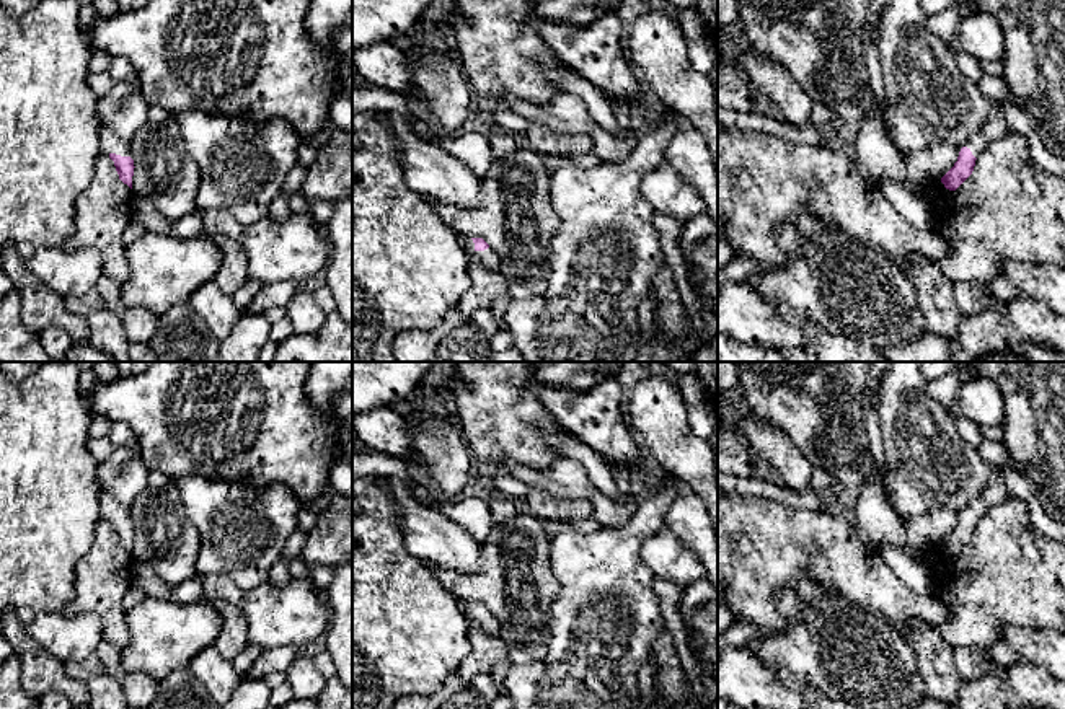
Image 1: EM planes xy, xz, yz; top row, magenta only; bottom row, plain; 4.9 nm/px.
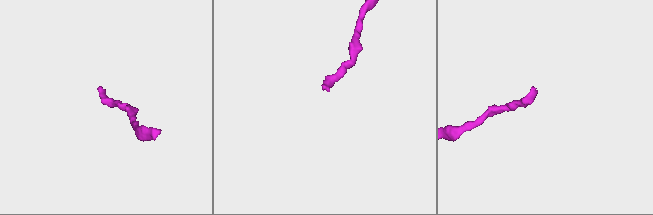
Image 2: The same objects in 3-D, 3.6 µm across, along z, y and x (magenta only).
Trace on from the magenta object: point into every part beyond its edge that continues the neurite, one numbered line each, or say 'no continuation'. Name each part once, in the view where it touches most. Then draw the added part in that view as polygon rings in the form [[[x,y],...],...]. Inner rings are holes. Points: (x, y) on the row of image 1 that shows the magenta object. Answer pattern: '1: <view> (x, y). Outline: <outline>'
1: xz (488, 256). Outline: [[[470,238],[470,240],[465,241],[465,249],[471,258],[483,261],[491,269],[499,267],[499,258],[497,258],[497,254],[493,248],[488,248],[484,251],[476,251],[473,240]]]

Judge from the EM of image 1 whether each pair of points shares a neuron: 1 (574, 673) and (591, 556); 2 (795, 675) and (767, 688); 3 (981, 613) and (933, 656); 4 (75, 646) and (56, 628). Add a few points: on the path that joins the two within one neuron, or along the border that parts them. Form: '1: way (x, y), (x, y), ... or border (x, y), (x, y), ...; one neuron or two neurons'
1: way (587, 644), (591, 585); one neuron
2: border (754, 654), (790, 688), (798, 691); two neurons
3: border (933, 629), (953, 647); two neurons
4: way (70, 641), (61, 633); one neuron

